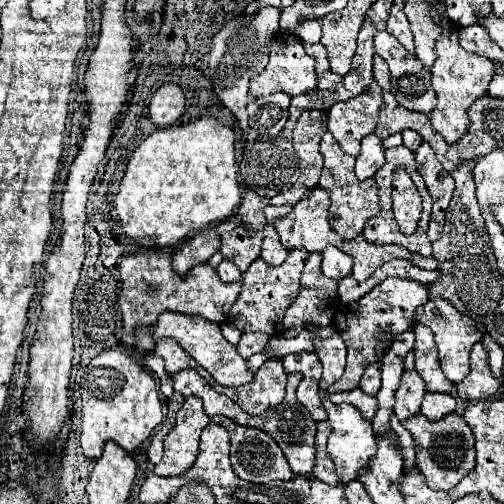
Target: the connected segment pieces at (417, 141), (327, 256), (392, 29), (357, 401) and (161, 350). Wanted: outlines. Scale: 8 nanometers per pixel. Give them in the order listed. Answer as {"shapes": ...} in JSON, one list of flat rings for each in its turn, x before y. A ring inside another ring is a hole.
{"shapes":[[[403,130,401,134,403,134,403,144,405,144,409,150,417,150,417,148,421,146,421,142,423,142,421,134,417,134,415,130]],[[329,246,329,248,325,248,321,254,323,254,321,270,323,270,323,274,325,274,325,276,335,278,335,280,341,280,341,278,345,278,347,274,351,274,353,258,345,256,339,248]],[[393,2,391,12,389,12,389,20,387,20,387,32,393,34,395,38,399,38,399,42,413,54,415,46,413,46,413,34,407,22,407,16,403,14,403,2]],[[355,388,351,392,339,392,339,394,331,394,331,402,349,402,353,404,361,416,365,420,373,420,375,410,377,410,377,398,375,396,367,396,361,392,361,388]],[[157,338,155,354,165,360,165,370,169,374,175,374,185,368,197,368,199,364,177,344,173,338]]]}

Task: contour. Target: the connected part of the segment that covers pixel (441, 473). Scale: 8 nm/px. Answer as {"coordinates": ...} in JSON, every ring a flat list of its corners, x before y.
{"coordinates":[[415,414,413,418,401,422,405,430,411,432,413,440,417,442,417,468,425,474,427,484,433,490,449,490,457,486,457,482,469,474,475,466,475,438,463,416,447,414,441,422,429,422,423,414]]}

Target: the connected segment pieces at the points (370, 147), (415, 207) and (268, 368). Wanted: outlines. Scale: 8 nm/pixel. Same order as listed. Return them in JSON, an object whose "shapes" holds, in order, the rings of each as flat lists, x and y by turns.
{"shapes":[[[369,134,361,140,361,152,355,162,355,174,357,178,373,178,375,172,385,164,383,144,375,134]],[[403,166,393,174,393,214,403,234,413,234,417,230,421,218,421,196]],[[267,360,257,372,253,382,239,388,223,388,215,384,213,388,225,396,229,396,235,404,241,406,247,414,261,414,269,408,275,408,285,398,285,380,287,372,283,370,281,360]]]}

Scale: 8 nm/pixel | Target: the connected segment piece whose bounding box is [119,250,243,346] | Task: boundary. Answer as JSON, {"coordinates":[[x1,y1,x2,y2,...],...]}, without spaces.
{"coordinates":[[145,250,131,254,121,260,119,265,121,274,121,298,119,308,123,321,123,336,121,346,133,346,135,344,135,330,138,327,153,325,157,322,159,314,165,310,183,312,183,314,199,314,209,322,225,322,229,308,241,294,243,278,237,282,221,282,215,268,201,264,193,266,189,274,179,276,171,268,171,254,165,250]]}

